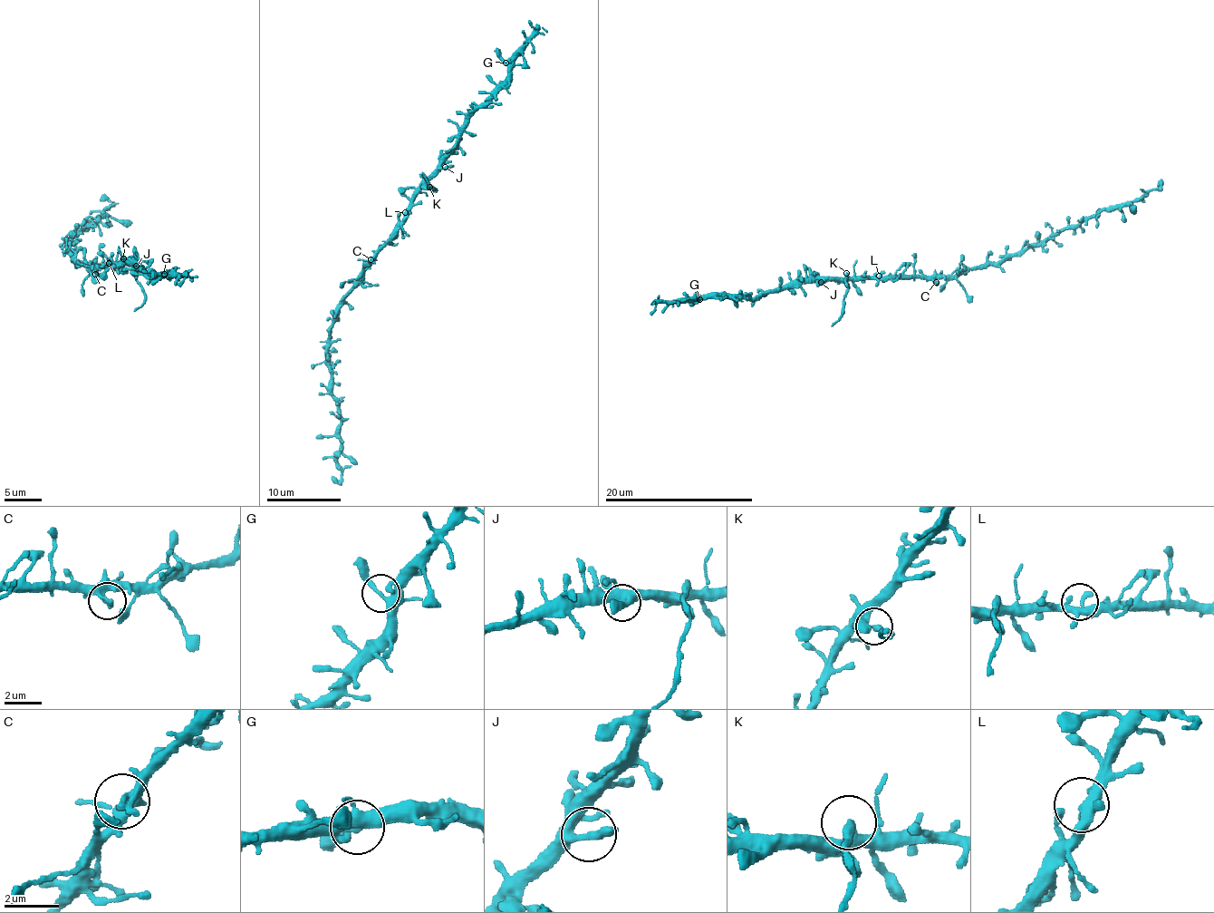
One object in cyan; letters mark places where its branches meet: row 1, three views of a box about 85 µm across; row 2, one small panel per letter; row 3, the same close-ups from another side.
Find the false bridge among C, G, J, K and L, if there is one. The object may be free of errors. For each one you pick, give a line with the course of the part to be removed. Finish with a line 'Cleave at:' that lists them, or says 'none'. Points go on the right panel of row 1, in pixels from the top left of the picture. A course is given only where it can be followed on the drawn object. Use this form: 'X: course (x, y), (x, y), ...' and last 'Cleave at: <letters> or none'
K: course (847, 274), (847, 293), (842, 314), (832, 326)
Cleave at: K

